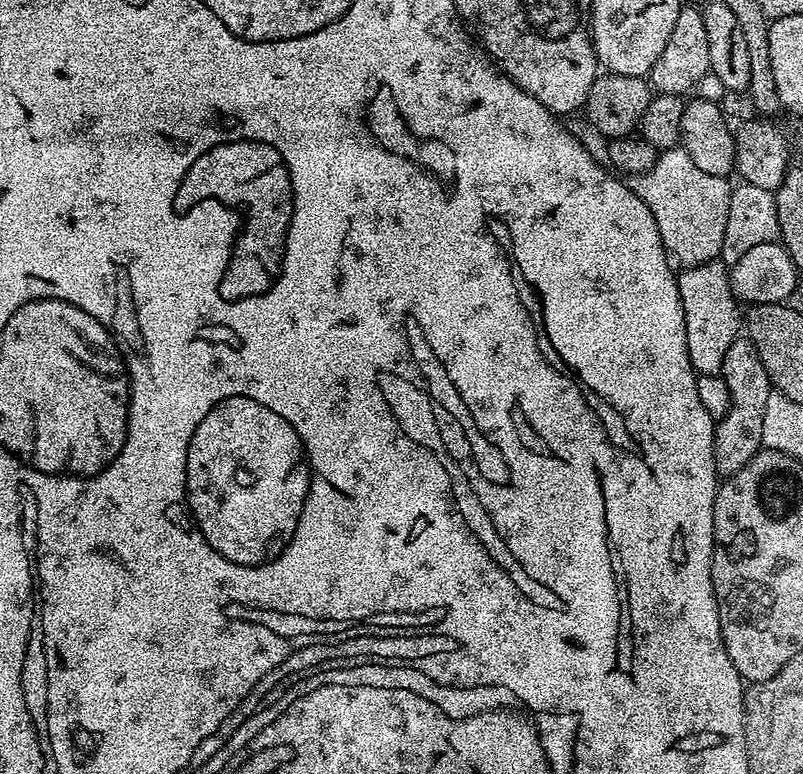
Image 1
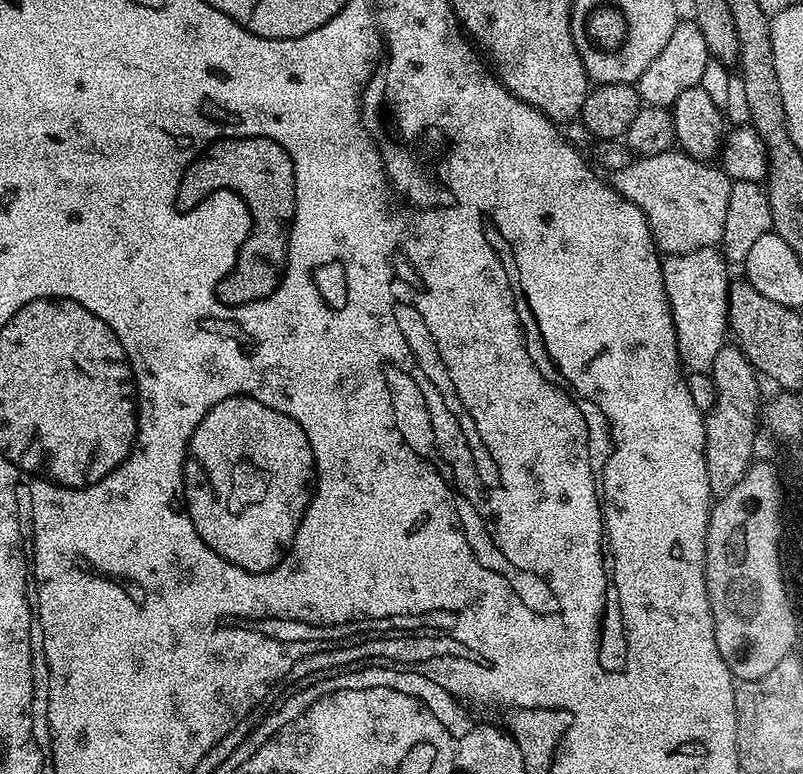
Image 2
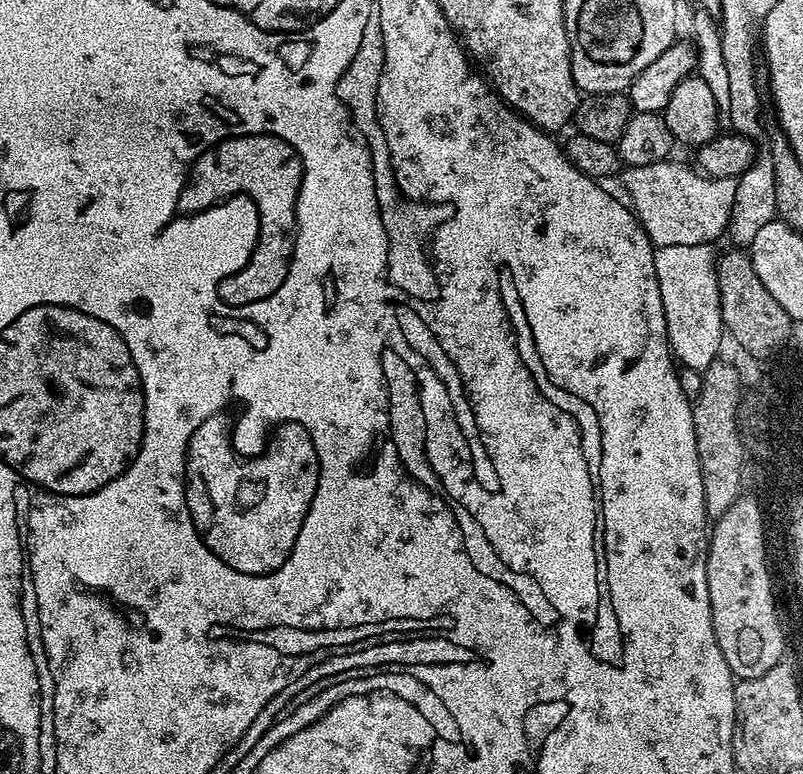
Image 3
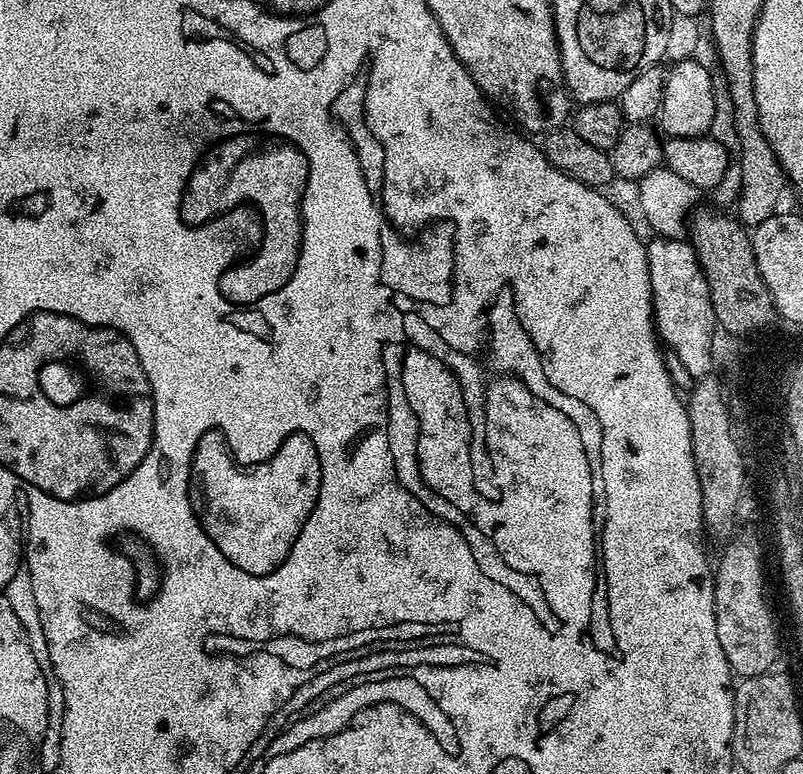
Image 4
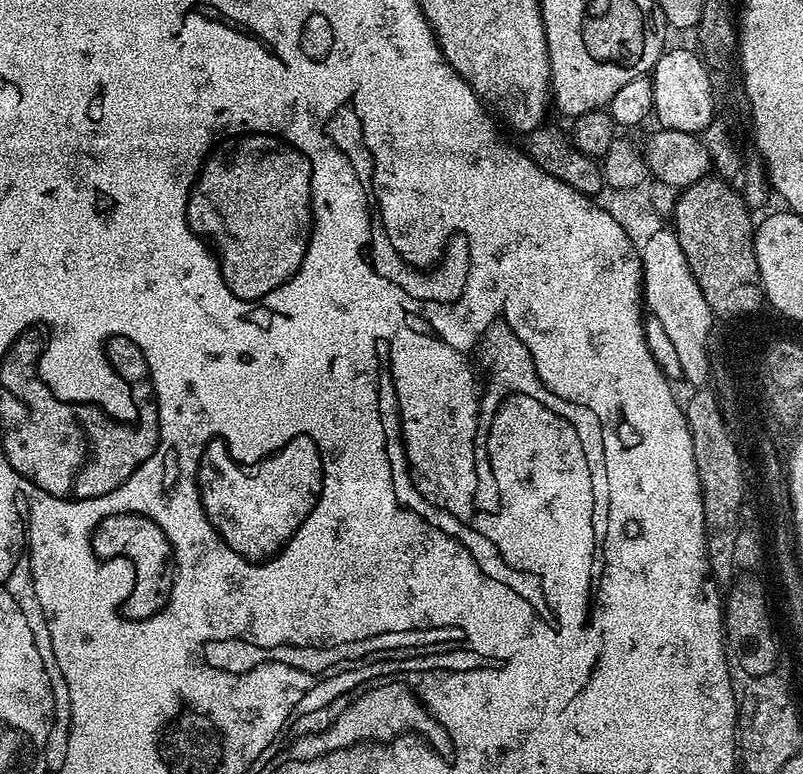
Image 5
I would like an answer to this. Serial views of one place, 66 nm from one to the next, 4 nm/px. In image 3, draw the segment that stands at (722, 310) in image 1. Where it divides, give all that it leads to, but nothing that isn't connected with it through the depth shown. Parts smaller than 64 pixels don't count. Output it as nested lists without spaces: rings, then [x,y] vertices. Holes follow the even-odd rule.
[[[662,246],[654,254],[654,274],[662,294],[662,310],[666,314],[666,330],[672,355],[683,367],[703,370],[713,361],[720,337],[722,306],[718,294],[716,260],[700,260],[699,251],[686,246]]]

